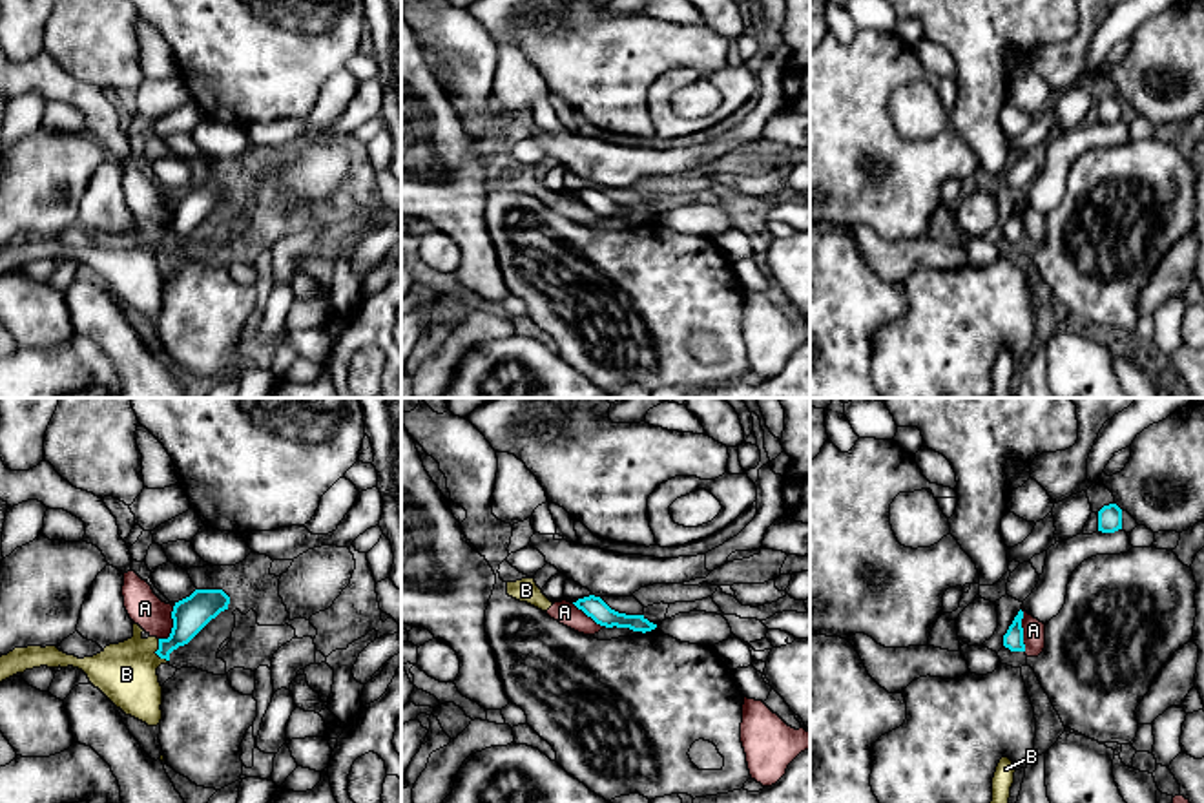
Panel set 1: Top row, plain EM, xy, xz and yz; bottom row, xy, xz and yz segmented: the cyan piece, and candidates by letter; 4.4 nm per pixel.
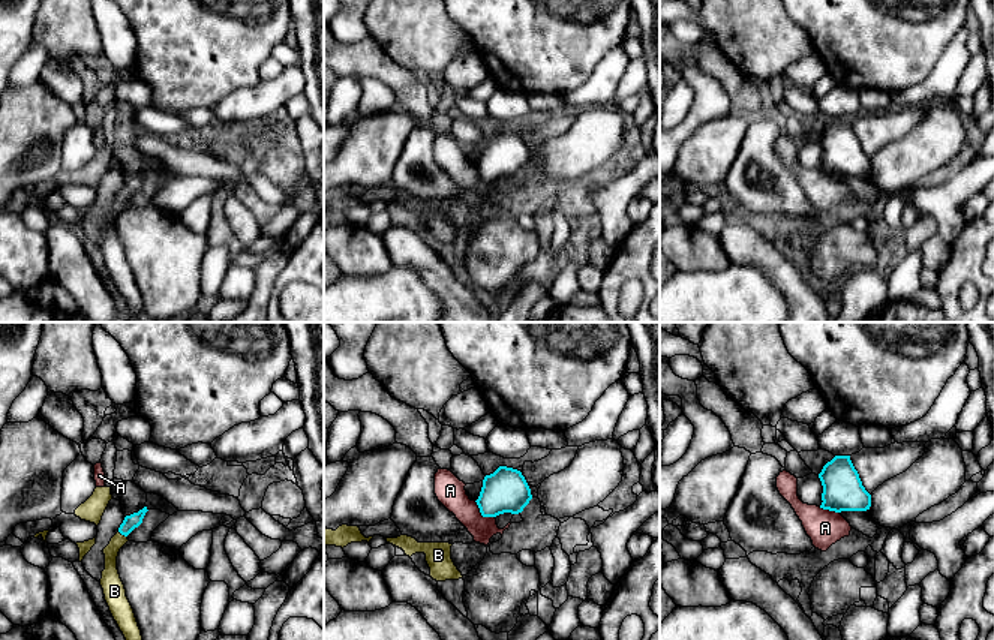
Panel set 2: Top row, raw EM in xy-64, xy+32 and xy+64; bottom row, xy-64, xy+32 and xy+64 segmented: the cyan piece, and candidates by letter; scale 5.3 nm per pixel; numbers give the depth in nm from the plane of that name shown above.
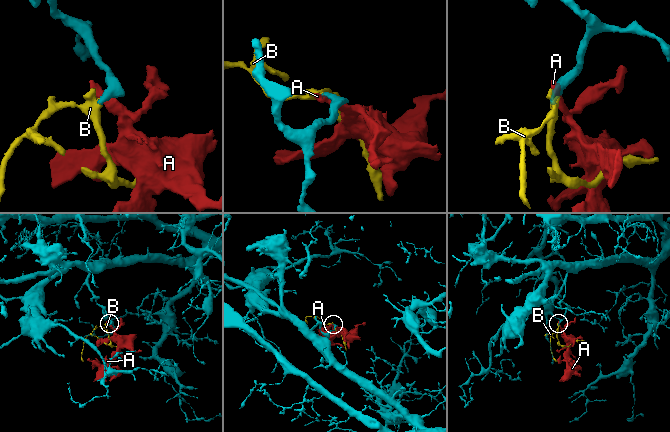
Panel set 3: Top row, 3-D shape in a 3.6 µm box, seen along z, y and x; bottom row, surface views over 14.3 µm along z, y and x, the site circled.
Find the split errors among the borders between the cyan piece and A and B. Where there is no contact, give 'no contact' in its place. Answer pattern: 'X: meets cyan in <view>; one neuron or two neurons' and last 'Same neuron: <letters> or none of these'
A: meets cyan in yz; two neurons
B: meets cyan in xy; one neuron
Same neuron: B

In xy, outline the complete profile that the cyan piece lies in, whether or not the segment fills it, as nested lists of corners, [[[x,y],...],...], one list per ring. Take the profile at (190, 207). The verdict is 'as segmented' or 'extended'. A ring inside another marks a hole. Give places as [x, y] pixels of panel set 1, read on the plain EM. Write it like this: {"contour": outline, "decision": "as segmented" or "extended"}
{"contour": [[[195,181],[175,193],[173,219],[168,230],[142,228],[142,219],[133,214],[133,228],[106,237],[93,248],[78,250],[57,237],[15,239],[0,248],[0,274],[26,261],[78,259],[117,299],[148,318],[161,316],[162,277],[157,259],[168,256],[170,245],[188,235],[212,210],[228,201],[230,188],[223,181]]], "decision": "extended"}

